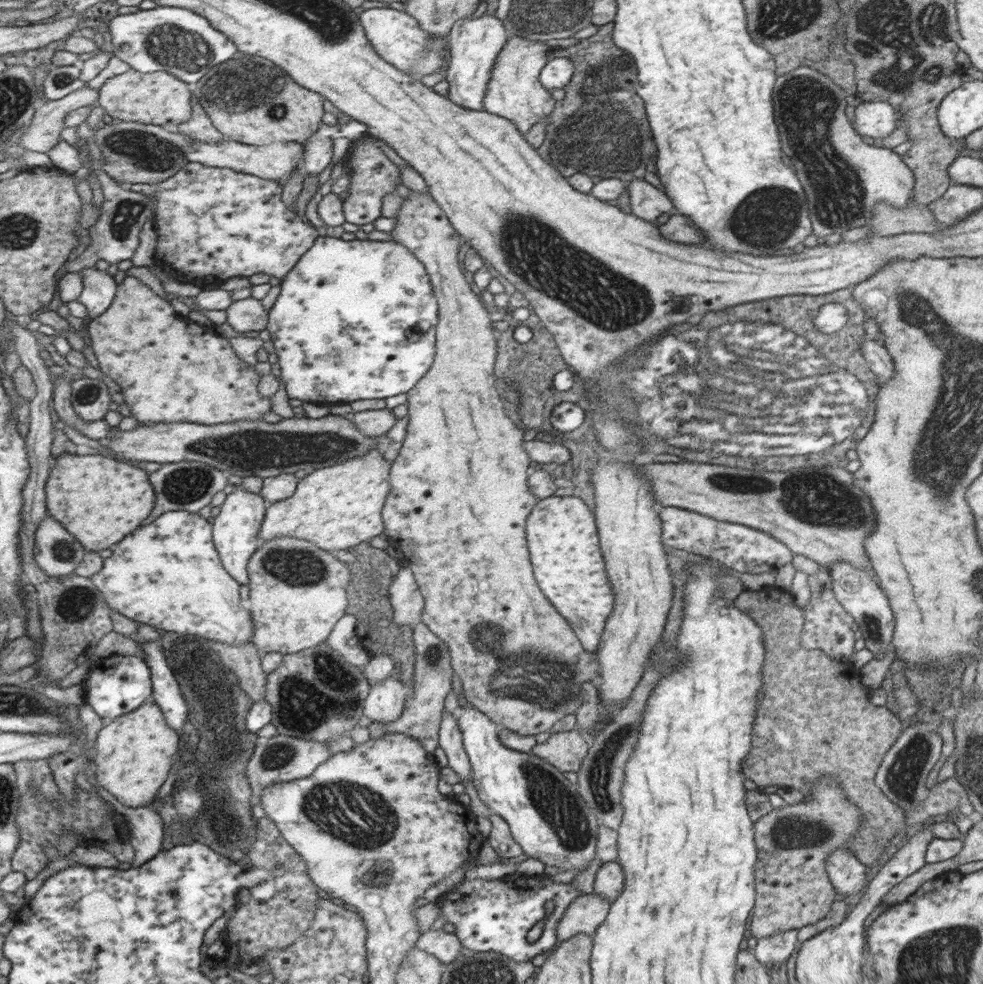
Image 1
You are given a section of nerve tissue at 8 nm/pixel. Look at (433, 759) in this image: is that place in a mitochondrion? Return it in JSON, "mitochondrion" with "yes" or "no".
{"mitochondrion":"no"}

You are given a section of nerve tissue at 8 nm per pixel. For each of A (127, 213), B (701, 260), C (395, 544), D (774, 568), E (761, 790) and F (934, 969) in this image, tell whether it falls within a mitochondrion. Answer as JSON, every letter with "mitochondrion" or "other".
{"A":"mitochondrion","B":"other","C":"other","D":"other","E":"other","F":"mitochondrion"}

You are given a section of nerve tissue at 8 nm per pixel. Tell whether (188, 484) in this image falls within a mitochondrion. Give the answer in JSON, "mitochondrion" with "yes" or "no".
{"mitochondrion":"yes"}

